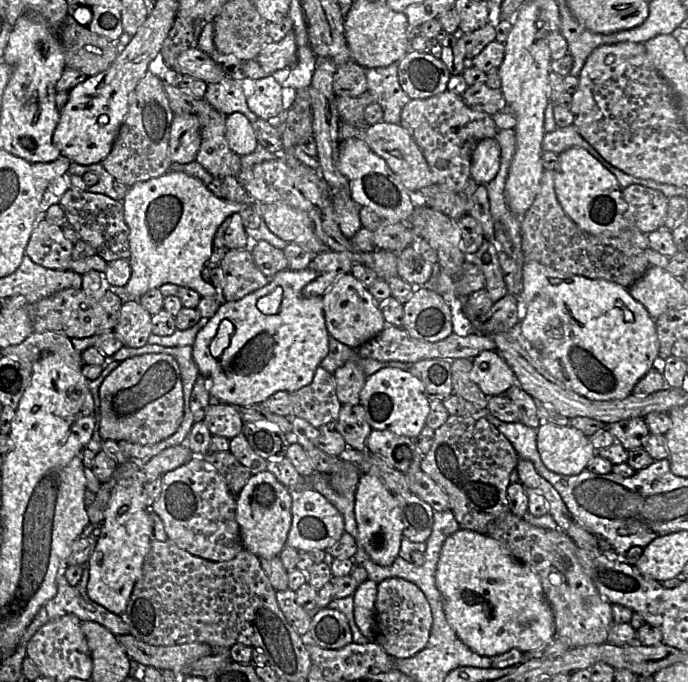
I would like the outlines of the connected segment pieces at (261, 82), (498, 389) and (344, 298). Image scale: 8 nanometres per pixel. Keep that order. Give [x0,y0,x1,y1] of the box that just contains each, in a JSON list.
[[247,75,284,120],[472,351,519,397],[323,273,386,349]]

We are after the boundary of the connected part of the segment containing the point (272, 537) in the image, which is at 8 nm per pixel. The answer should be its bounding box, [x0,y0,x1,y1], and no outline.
[236,470,292,559]

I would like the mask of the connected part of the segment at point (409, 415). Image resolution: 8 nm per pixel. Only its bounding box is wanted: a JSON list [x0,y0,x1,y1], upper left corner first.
[360,367,430,437]

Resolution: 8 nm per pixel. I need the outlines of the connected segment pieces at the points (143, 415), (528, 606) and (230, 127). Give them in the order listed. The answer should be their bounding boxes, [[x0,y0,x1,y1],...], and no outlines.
[[100,353,184,445],[435,529,555,657],[226,112,258,156]]

